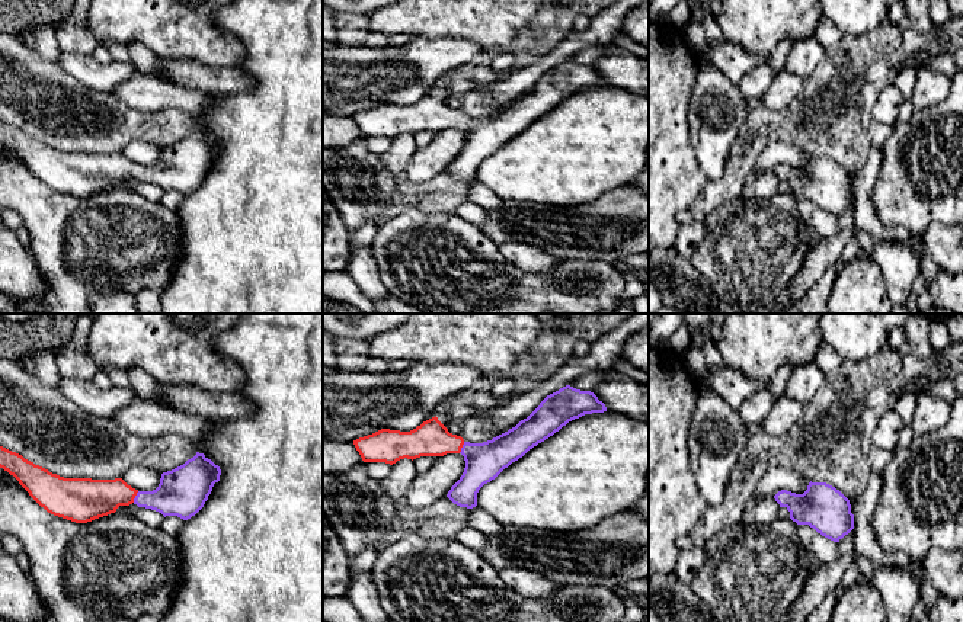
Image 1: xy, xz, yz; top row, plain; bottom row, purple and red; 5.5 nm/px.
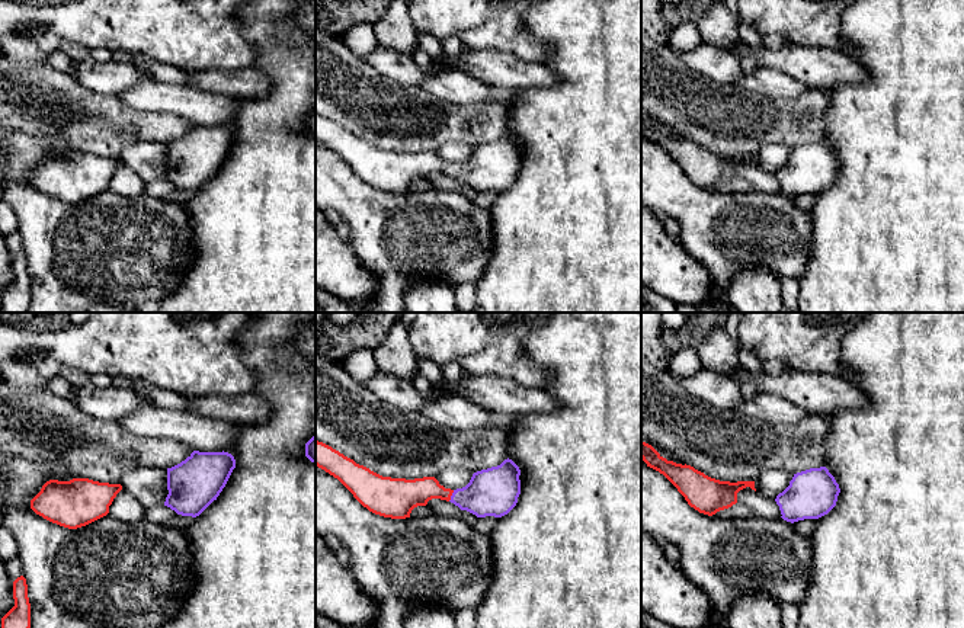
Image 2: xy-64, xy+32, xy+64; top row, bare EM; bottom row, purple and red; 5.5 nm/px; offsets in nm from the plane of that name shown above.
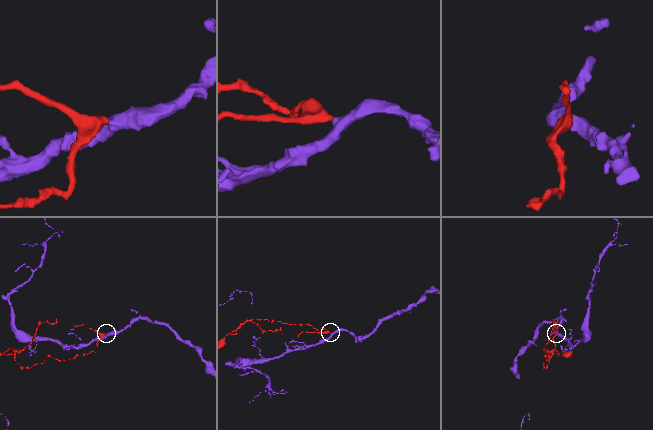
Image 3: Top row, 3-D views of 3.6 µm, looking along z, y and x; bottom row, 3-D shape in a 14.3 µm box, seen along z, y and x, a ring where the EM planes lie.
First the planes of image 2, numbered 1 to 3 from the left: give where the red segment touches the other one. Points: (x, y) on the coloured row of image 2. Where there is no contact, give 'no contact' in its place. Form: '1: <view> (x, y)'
1: no contact
2: xy+32 (451, 496)
3: no contact

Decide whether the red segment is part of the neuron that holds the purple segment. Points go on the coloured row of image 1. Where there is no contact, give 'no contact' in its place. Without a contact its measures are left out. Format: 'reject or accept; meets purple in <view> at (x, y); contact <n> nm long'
accept; meets purple in xy at (136, 497); contact 70 nm long

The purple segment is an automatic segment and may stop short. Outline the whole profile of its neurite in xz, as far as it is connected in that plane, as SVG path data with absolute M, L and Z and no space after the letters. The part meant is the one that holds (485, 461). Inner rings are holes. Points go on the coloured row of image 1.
M570 385L547 395L540 405L515 427L483 443L465 442L432 417L410 432L381 429L353 440L364 462L396 464L400 459L461 453L465 468L447 497L460 507L477 506L479 490L495 480L530 449L585 414L604 413L607 407L591 391Z

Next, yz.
M809 482L803 494L781 490L774 496L797 525L809 525L822 536L839 542L854 529L850 500L826 482Z

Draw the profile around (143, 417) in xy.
M140 397L113 414L112 420L137 436L180 435L195 448L205 440L211 430L209 420Z

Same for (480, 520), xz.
M479 506L471 509L468 526L479 530L484 538L495 536L502 529L502 525Z

